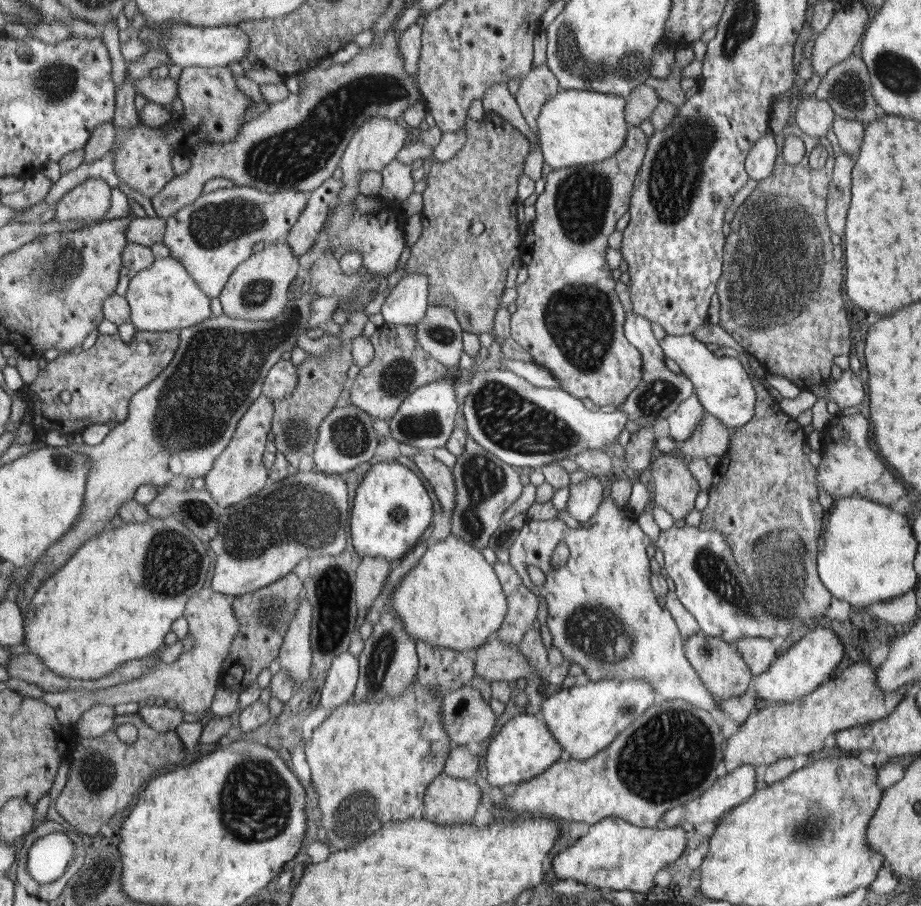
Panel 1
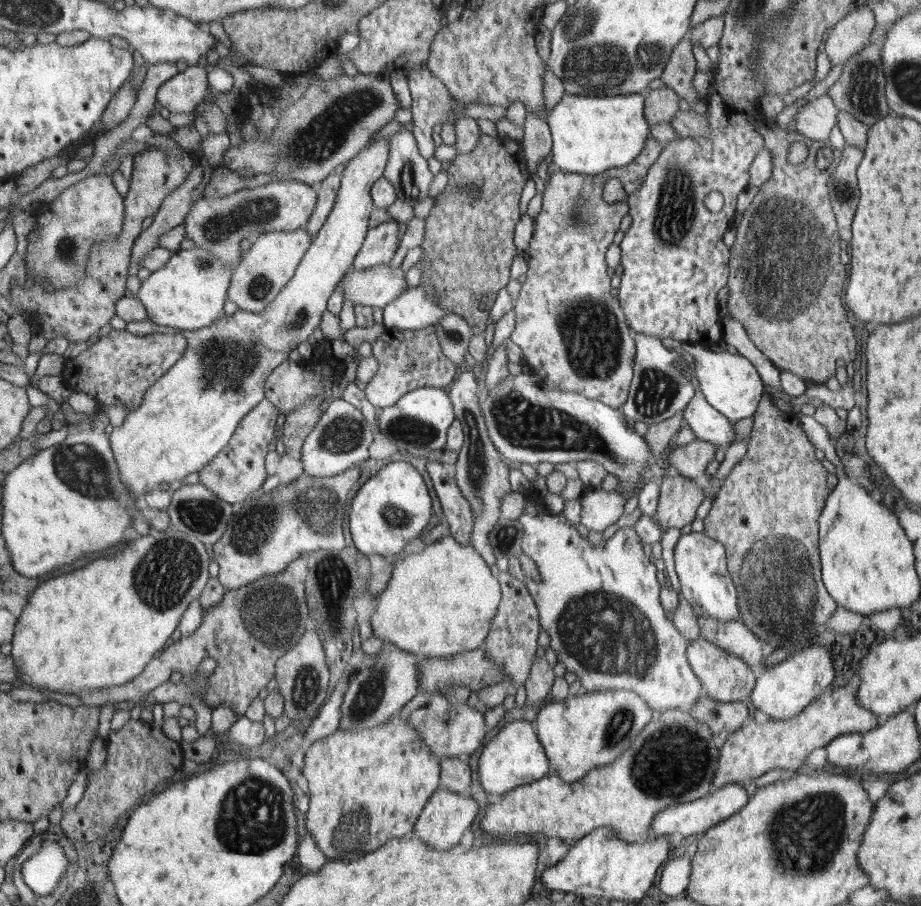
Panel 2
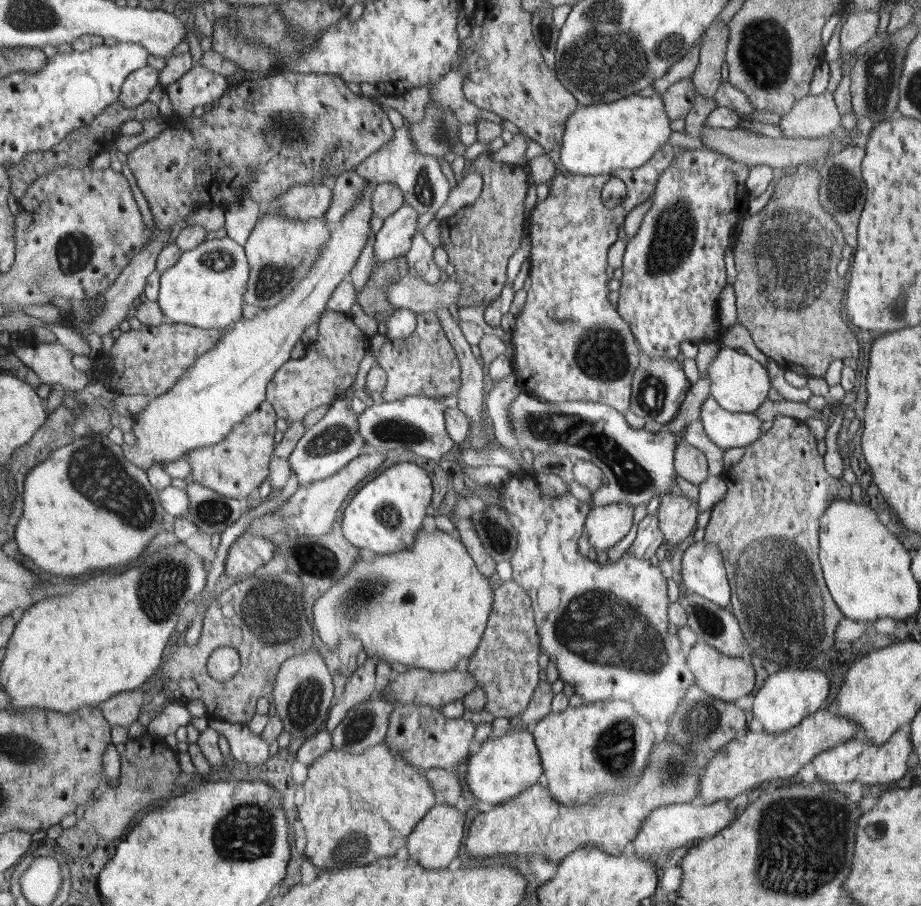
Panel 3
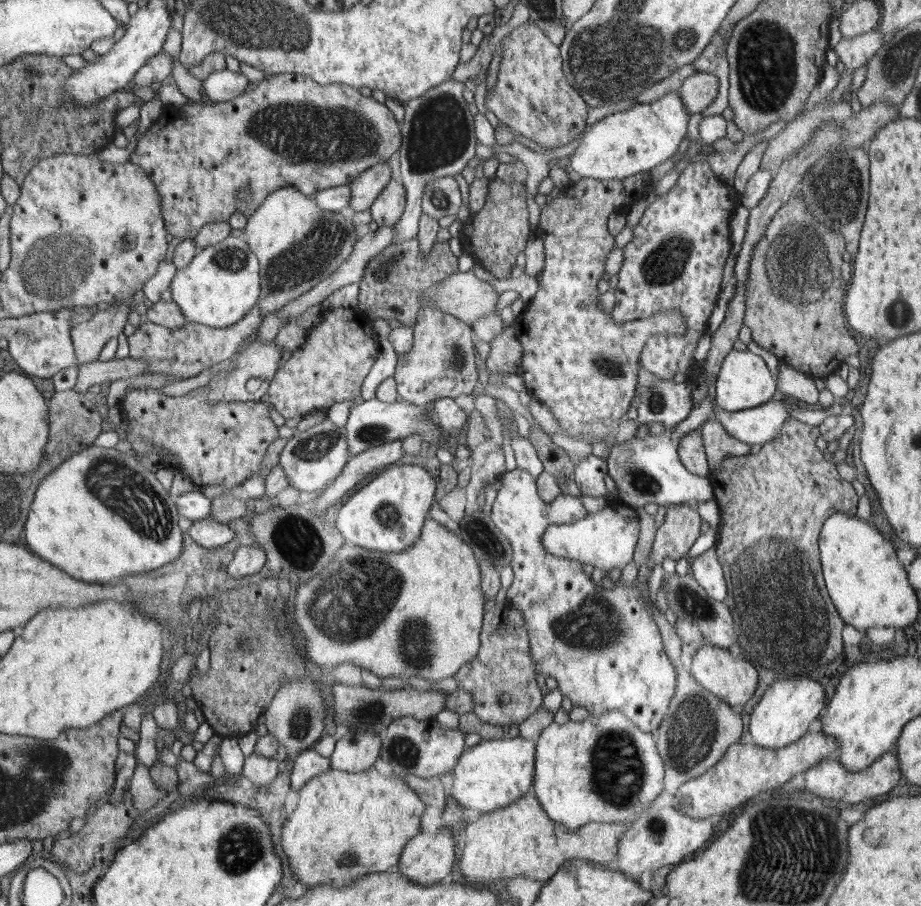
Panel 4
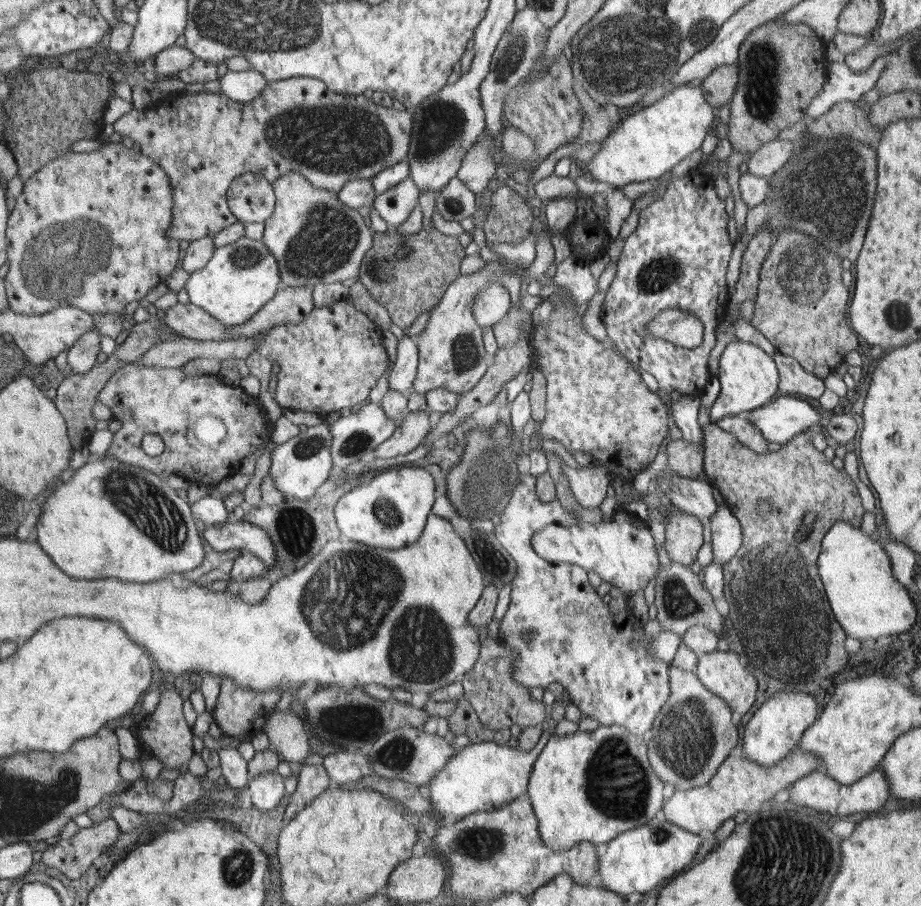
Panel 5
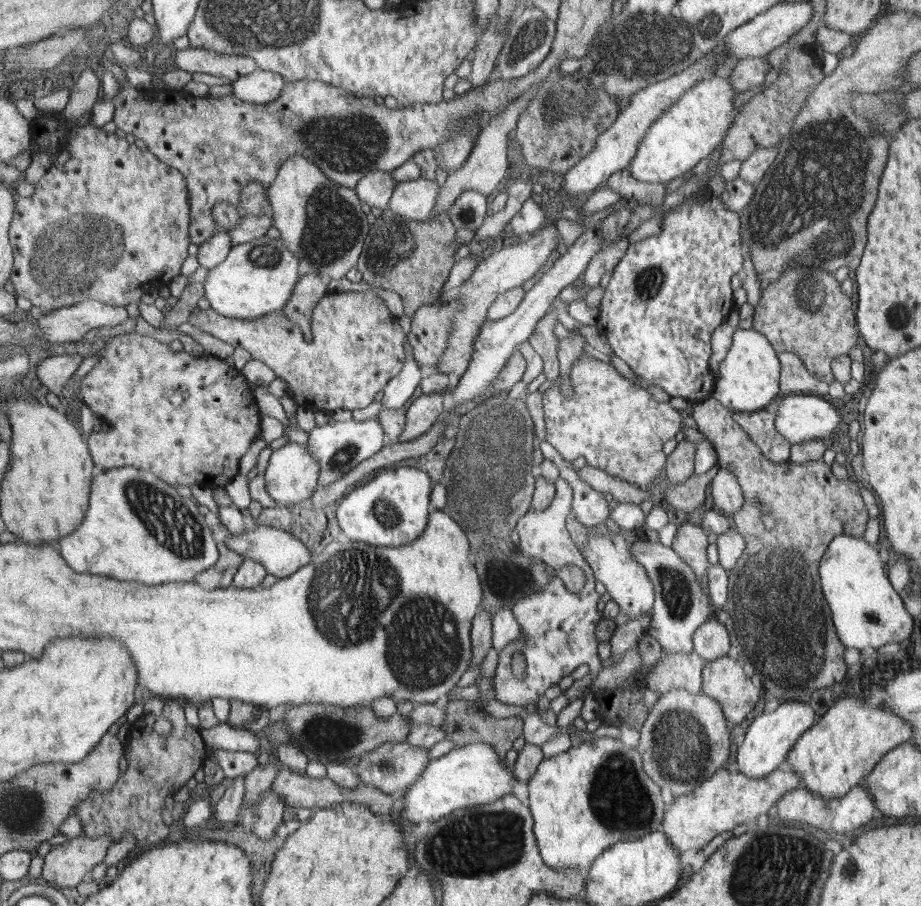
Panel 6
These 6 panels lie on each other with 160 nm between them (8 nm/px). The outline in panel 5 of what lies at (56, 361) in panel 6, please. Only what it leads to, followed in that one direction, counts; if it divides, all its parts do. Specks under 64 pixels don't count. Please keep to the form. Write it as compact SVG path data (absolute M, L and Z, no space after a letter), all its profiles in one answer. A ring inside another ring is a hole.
M93 328L83 334L69 349L66 360L74 373L87 373L102 359L101 337L97 329Z

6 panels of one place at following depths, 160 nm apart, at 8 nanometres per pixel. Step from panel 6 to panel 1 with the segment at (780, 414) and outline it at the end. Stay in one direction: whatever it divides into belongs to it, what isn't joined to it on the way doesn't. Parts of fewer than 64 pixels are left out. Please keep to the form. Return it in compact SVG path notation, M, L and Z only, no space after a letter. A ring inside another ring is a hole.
M696 394L680 402L678 408L666 418L669 435L678 443L690 438L699 428L705 415L705 408Z

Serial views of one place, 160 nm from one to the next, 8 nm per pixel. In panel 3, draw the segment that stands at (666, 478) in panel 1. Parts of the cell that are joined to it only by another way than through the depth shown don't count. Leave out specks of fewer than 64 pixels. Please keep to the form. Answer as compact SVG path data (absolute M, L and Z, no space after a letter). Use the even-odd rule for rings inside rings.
M679 491L663 495L656 513L664 541L676 548L680 541L688 538L696 526L698 512L698 504Z

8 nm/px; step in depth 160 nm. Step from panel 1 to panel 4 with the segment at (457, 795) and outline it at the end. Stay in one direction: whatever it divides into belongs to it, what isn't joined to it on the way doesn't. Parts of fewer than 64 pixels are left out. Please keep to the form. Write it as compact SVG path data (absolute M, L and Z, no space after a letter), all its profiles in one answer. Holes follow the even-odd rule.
M451 827L439 828L434 835L420 830L400 855L399 873L423 886L441 882L452 872L456 858L454 850Z

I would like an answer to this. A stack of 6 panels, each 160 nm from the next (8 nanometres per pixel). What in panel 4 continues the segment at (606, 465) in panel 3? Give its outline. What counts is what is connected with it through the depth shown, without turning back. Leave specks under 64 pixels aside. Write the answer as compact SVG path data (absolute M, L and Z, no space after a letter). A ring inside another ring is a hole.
M704 397L696 403L690 411L688 418L674 428L665 428L657 435L649 434L646 438L635 438L612 447L606 460L609 477L615 483L616 491L607 497L613 504L632 506L637 510L645 504L698 505L698 502L708 502L713 499L713 489L710 479L699 477L688 472L688 469L679 459L678 445L680 439L691 430L698 429L709 420L713 414L713 398Z

